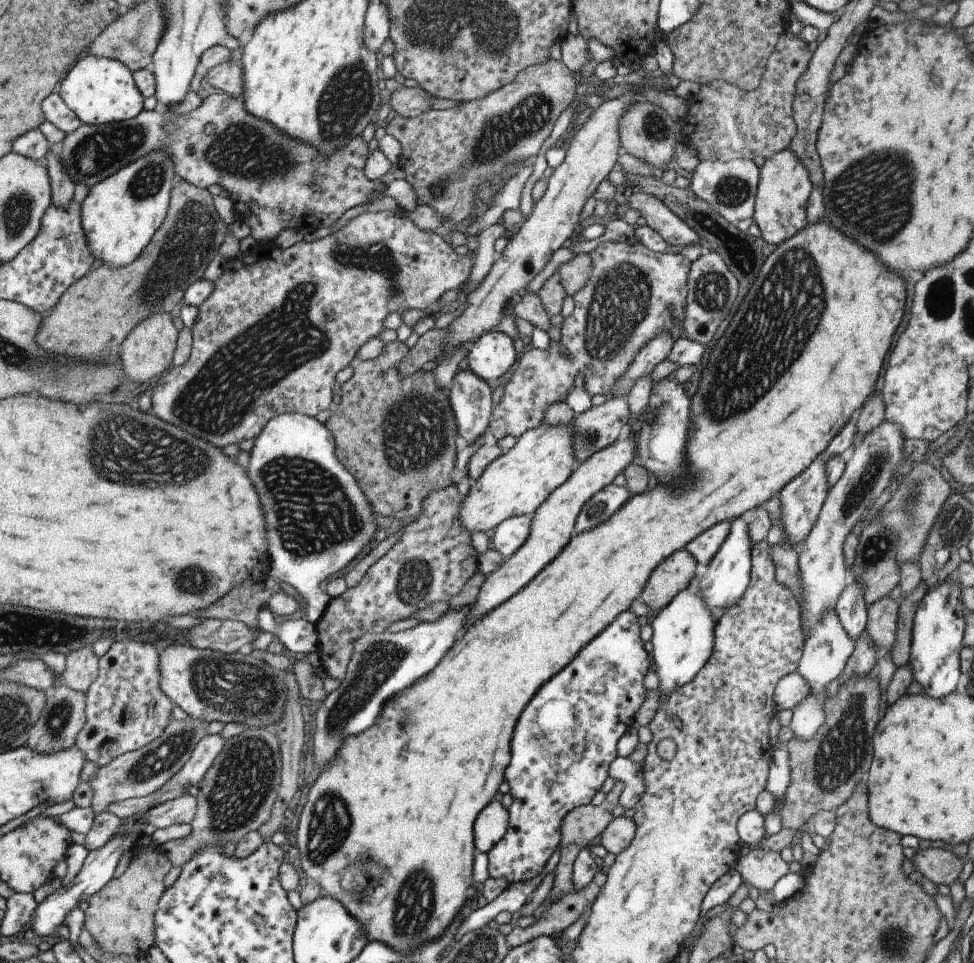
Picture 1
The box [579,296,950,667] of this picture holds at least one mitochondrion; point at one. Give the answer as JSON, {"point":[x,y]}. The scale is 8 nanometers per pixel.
{"point":[870,479]}

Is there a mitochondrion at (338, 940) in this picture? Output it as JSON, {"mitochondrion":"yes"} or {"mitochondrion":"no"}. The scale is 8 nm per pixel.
{"mitochondrion":"yes"}

